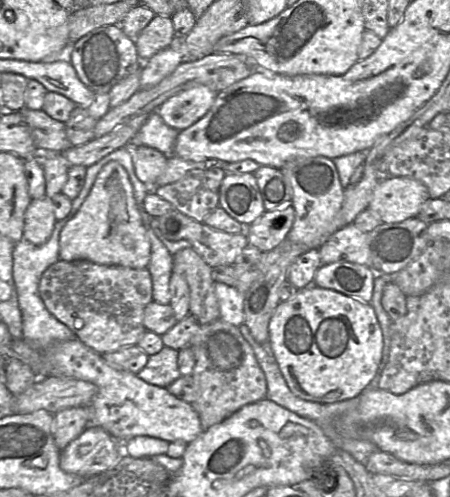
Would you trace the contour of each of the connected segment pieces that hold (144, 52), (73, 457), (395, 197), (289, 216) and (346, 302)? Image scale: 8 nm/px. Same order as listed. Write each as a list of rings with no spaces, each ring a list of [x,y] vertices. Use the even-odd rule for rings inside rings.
[[[156,14],[134,39],[140,59],[149,60],[159,51],[169,47],[173,38],[174,27],[171,17]]]
[[[88,425],[61,451],[60,468],[81,479],[113,468],[124,454],[122,444],[104,429]]]
[[[385,177],[375,187],[368,209],[372,210],[382,223],[399,223],[417,217],[428,199],[428,189],[421,181],[407,177]]]
[[[286,205],[273,211],[266,211],[256,222],[246,226],[249,245],[262,252],[278,247],[287,237],[295,220],[295,209]]]
[[[312,284],[279,303],[269,323],[268,348],[295,396],[310,402],[331,404],[355,398],[369,386],[380,370],[383,333],[370,303]]]

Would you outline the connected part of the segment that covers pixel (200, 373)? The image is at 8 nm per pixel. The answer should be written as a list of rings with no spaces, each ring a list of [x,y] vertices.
[[[189,314],[161,337],[166,347],[177,351],[190,348],[194,352],[192,377],[195,401],[191,405],[199,416],[203,430],[221,423],[243,406],[266,398],[265,375],[253,348],[243,337],[239,327],[221,319],[210,324],[200,324]]]

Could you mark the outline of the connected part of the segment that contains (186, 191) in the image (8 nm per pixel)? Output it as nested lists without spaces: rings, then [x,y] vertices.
[[[223,169],[193,170],[180,180],[151,188],[160,198],[198,222],[204,220],[219,206],[220,185],[226,173]]]

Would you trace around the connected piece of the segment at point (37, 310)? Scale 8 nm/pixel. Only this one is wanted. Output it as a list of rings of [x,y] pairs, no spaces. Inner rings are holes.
[[[93,180],[84,182],[78,196],[72,200],[72,208],[70,213],[62,220],[55,223],[53,232],[46,243],[43,245],[34,245],[22,238],[19,242],[15,243],[13,249],[13,280],[16,286],[19,308],[22,315],[22,332],[23,339],[30,345],[38,349],[45,349],[54,342],[68,341],[77,339],[75,334],[57,318],[55,318],[46,308],[40,293],[39,282],[43,272],[59,259],[59,238],[60,232],[68,221],[70,221],[84,202],[84,199],[90,192],[93,186]]]

